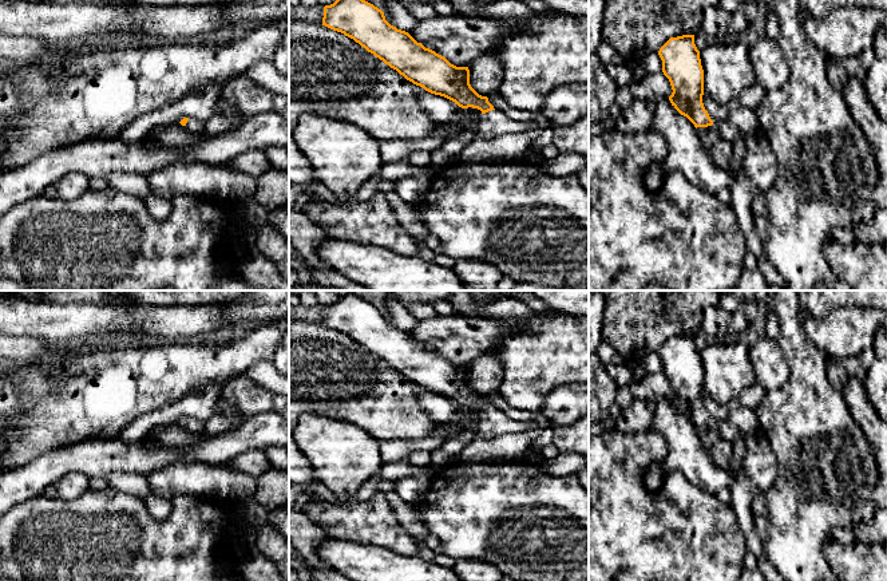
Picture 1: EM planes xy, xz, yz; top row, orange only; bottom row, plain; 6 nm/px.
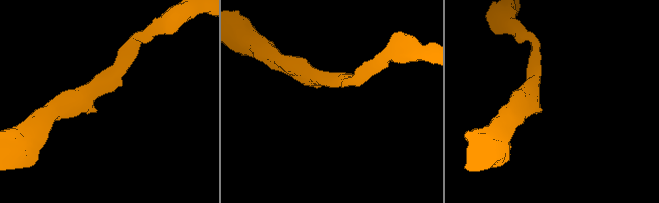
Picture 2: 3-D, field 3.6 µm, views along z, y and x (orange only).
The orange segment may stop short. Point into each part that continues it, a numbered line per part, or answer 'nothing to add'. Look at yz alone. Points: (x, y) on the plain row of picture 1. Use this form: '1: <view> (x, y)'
nothing to add

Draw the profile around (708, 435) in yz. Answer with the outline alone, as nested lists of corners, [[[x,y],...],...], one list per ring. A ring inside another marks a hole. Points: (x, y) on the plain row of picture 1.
[[[712,424],[708,427],[697,427],[697,435],[705,448],[710,448],[721,436],[718,430]]]

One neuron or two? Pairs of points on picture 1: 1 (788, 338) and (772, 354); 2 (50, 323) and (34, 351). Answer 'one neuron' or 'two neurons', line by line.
1: two neurons
2: two neurons

